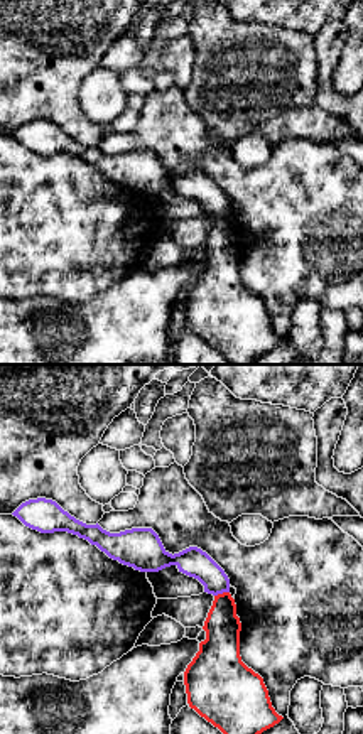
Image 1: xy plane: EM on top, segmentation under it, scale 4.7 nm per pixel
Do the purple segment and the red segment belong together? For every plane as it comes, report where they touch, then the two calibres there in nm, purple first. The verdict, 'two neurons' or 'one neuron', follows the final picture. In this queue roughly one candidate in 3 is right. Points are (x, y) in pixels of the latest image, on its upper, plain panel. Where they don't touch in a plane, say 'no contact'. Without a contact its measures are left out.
meets purple at (222, 215); 140 nm thick on the purple side, 170 nm on the other

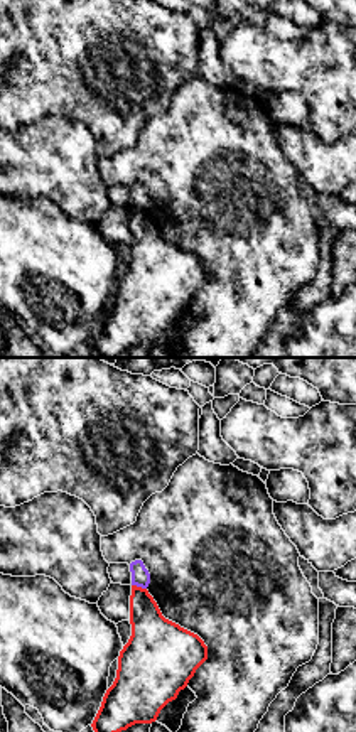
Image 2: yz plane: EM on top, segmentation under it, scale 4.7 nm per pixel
meets purple at (139, 208); 90 nm thick on the purple side, 200 nm on the other

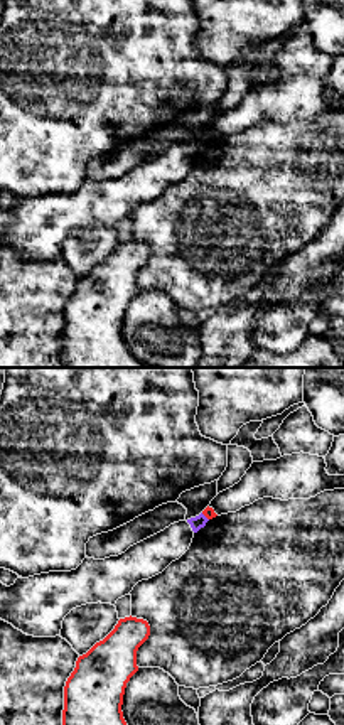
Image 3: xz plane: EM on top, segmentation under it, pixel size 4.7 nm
meets purple at (204, 139); 70 nm thick on the purple side, 50 nm on the other

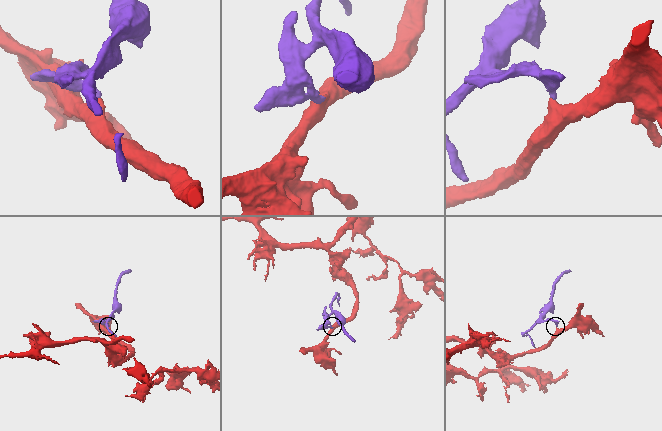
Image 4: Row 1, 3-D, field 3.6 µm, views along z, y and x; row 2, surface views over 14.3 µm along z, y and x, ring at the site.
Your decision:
two neurons

